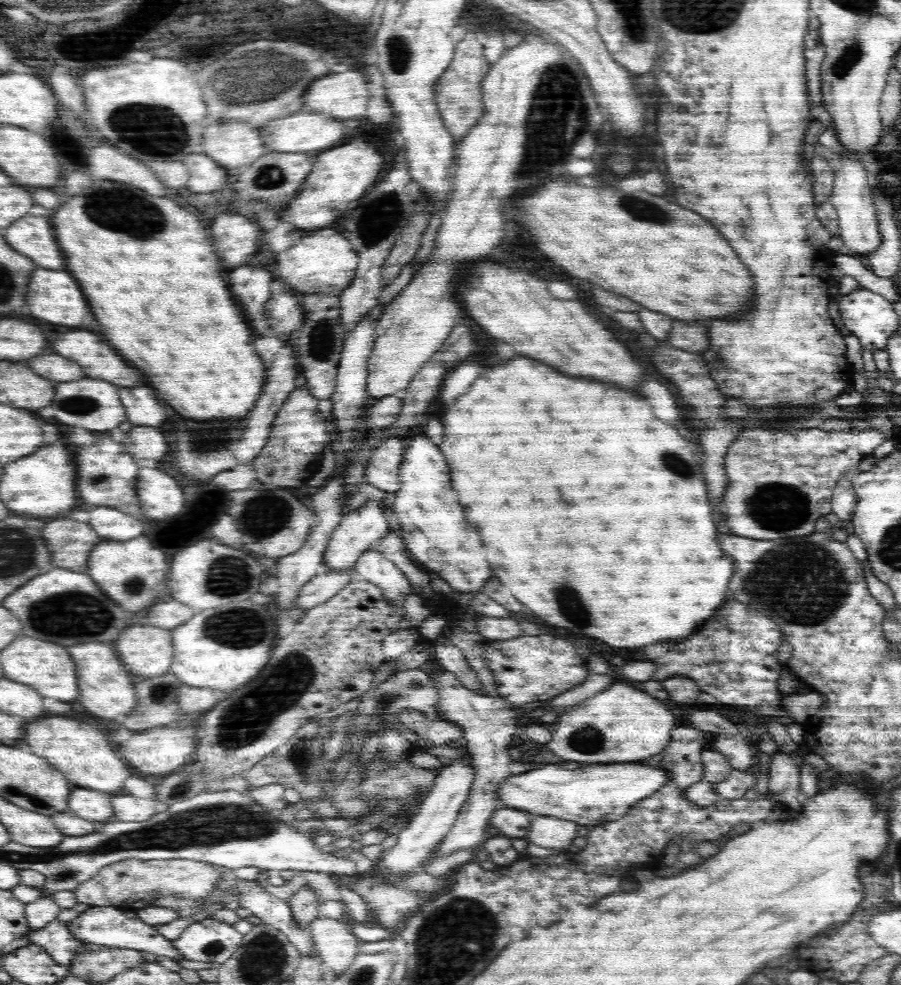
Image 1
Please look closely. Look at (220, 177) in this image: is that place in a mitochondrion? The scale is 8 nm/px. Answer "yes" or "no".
no

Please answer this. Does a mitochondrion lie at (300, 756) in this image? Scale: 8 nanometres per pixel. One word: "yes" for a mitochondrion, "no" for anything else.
yes

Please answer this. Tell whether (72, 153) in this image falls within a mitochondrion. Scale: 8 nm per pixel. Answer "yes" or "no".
no

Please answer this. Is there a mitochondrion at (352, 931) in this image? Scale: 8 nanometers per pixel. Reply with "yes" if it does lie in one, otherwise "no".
no

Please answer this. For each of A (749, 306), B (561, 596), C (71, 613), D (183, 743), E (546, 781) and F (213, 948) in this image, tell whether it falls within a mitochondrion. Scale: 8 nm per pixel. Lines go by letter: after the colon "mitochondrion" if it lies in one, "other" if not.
A: other
B: mitochondrion
C: mitochondrion
D: other
E: other
F: mitochondrion

